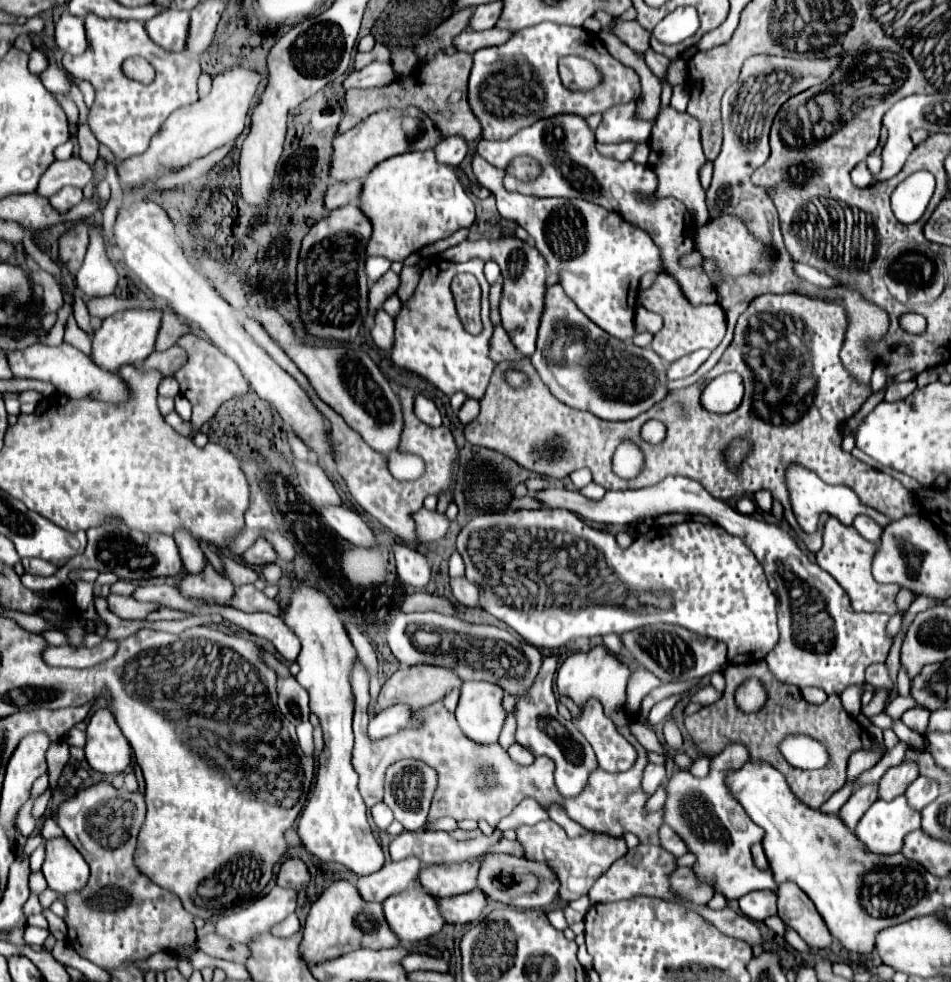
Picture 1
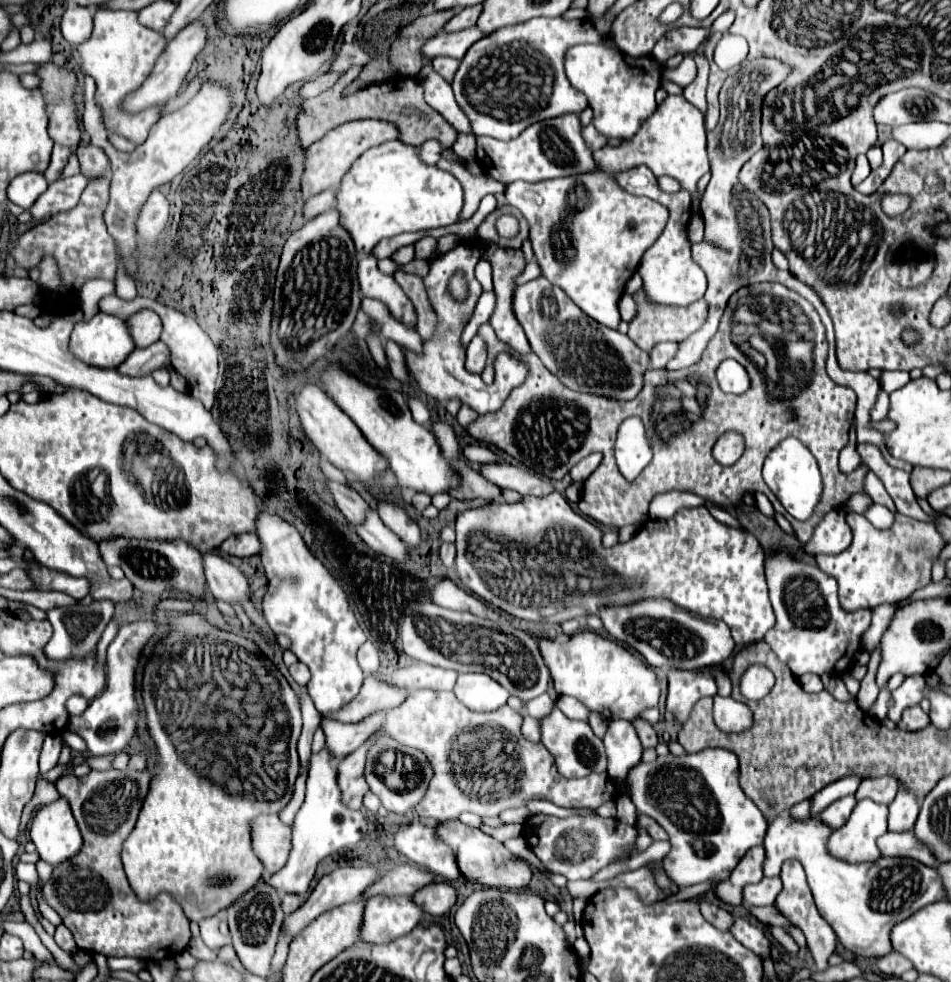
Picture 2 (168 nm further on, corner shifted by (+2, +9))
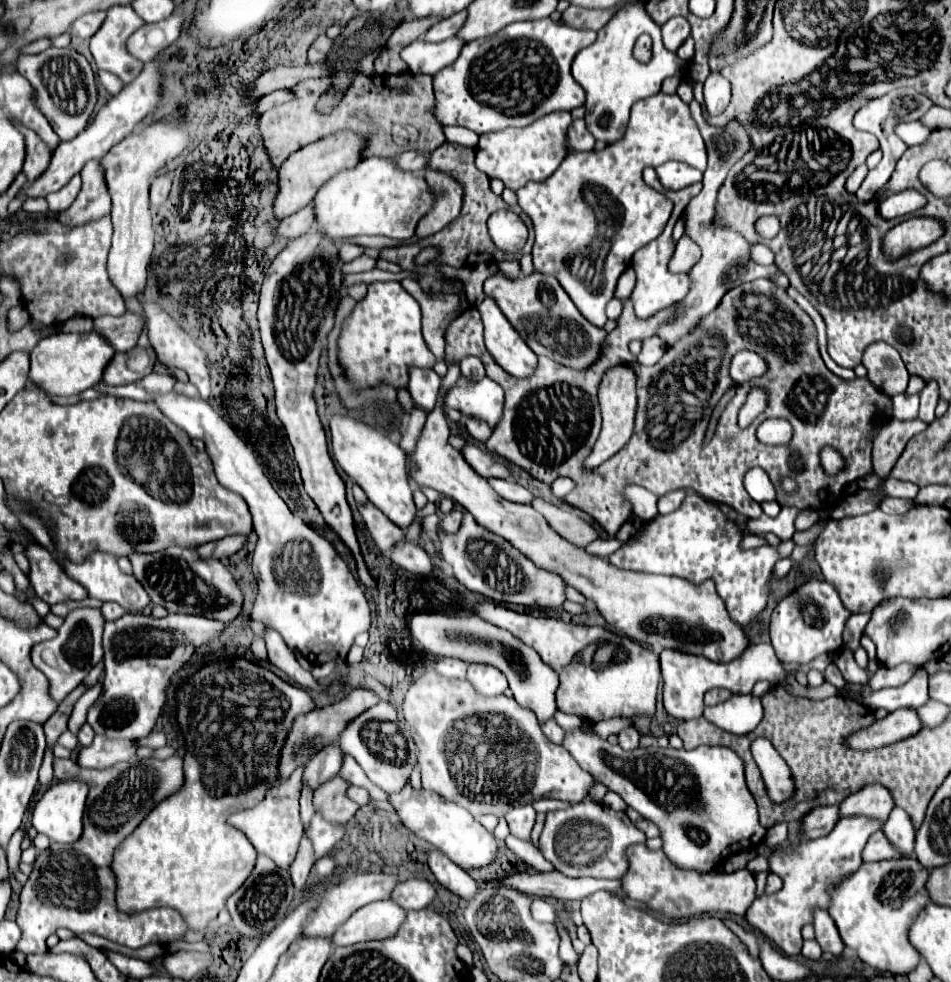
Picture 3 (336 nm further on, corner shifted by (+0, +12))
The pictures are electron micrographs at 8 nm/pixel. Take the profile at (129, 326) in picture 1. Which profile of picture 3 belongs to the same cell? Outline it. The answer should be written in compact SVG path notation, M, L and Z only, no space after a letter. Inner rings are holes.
M95 330L89 334L57 332L57 334L41 340L31 350L29 382L51 396L75 396L87 388L95 386L101 380L103 370L109 364L109 360L113 358L113 354L115 354L115 350Z

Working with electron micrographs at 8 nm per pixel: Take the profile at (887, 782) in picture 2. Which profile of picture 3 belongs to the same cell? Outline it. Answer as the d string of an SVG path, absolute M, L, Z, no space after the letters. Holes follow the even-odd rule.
M871 784L861 788L859 792L851 794L839 804L839 816L869 816L875 820L881 820L881 824L887 820L889 812L893 810L893 798L887 788L881 784Z

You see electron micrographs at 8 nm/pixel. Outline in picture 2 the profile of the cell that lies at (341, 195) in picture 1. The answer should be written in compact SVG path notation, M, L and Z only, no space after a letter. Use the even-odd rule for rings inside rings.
M327 189L327 191L307 199L307 203L303 207L303 213L305 213L307 219L313 219L319 213L325 213L325 211L329 211L333 207L335 207L335 189Z

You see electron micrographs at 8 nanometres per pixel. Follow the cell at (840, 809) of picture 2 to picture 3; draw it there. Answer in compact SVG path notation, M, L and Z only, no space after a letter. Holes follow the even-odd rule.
M823 806L811 810L803 820L801 820L801 832L805 832L805 838L821 838L831 832L831 828L839 820L839 806Z

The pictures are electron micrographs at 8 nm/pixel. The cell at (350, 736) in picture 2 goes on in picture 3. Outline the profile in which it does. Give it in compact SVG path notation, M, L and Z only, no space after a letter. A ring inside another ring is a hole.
M337 746L323 748L305 766L301 784L311 790L317 790L321 784L325 784L325 780L331 780L333 776L337 776L337 772L341 768L341 760L343 760L341 748L337 748Z

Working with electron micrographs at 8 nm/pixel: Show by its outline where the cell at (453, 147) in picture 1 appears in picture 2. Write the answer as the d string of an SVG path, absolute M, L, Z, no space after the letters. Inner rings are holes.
M425 141L419 149L419 157L429 165L435 165L441 159L441 153L443 153L443 145L439 141Z

